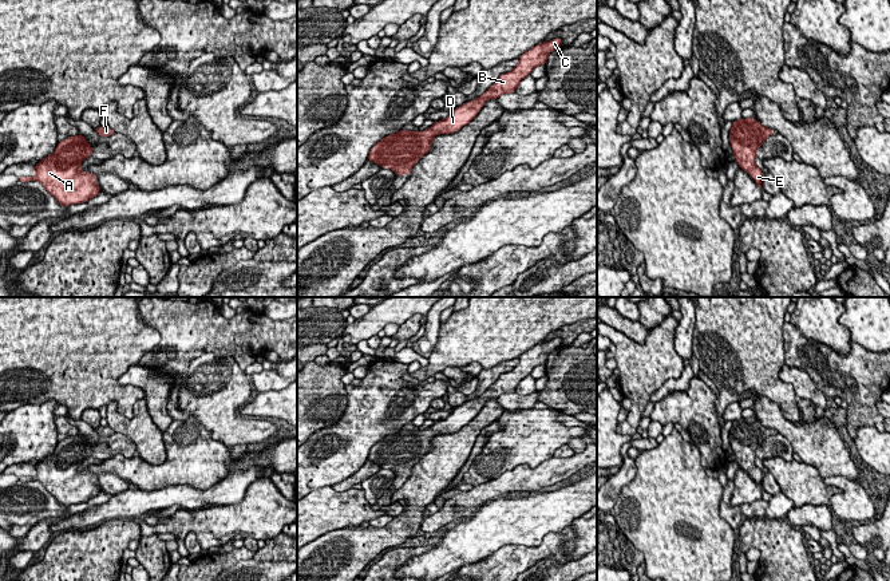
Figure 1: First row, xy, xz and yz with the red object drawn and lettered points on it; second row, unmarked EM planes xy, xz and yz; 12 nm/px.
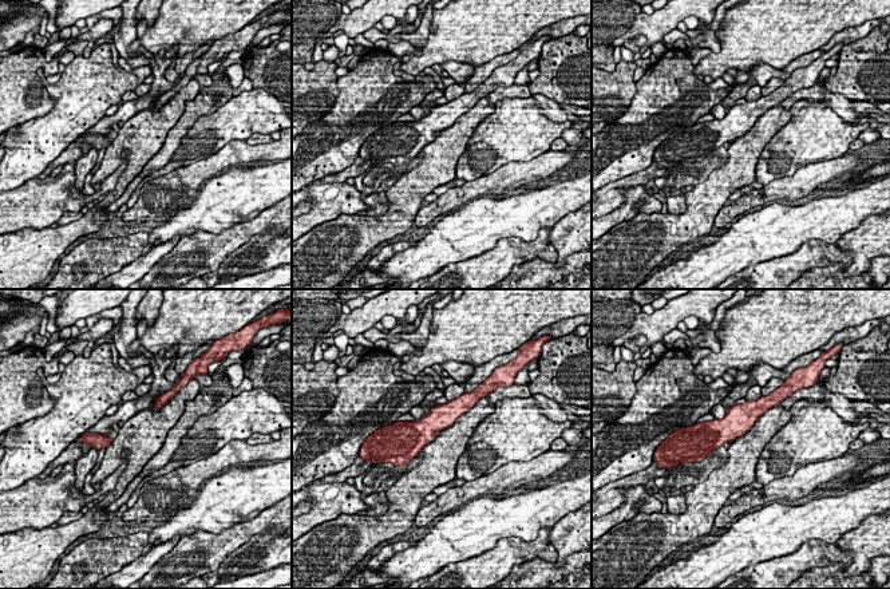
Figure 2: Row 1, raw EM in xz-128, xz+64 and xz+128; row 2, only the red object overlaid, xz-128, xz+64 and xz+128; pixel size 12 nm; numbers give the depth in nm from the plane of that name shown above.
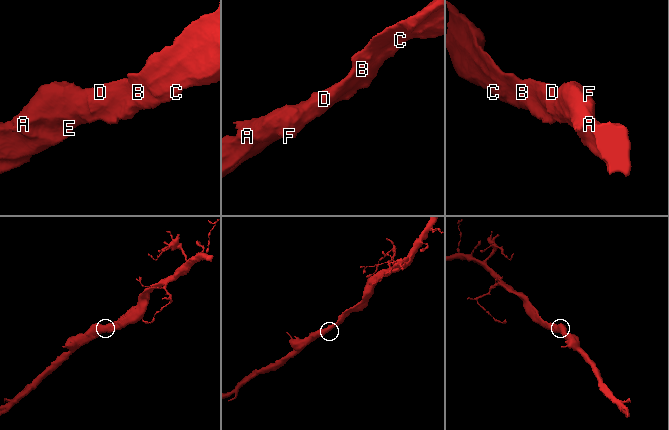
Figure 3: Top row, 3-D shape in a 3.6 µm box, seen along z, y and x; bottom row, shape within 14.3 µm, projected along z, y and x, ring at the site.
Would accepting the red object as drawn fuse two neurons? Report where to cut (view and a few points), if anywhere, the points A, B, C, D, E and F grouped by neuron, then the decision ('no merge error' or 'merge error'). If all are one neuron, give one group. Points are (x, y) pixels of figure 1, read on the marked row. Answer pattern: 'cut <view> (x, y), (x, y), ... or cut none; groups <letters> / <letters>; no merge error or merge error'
cut none; groups A B C D E F; no merge error

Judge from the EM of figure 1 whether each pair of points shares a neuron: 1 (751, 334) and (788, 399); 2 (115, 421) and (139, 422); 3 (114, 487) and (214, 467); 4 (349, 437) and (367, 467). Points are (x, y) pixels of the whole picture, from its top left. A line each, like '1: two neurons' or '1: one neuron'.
1: one neuron
2: one neuron
3: two neurons
4: two neurons

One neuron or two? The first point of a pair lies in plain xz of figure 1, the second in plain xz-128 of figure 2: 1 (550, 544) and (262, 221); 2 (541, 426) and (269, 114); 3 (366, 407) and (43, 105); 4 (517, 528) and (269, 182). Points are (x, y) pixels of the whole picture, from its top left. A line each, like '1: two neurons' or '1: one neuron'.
1: one neuron
2: one neuron
3: two neurons
4: one neuron

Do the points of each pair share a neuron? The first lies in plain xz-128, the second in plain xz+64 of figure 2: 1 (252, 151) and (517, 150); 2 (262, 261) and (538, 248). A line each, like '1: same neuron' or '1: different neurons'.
1: different neurons
2: different neurons

